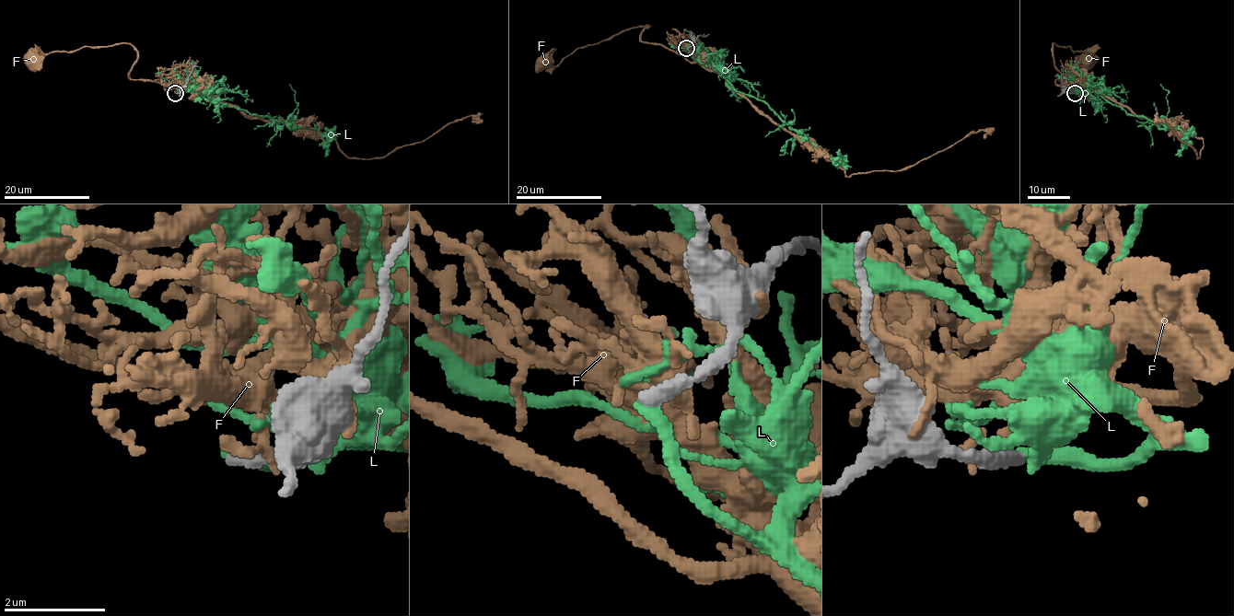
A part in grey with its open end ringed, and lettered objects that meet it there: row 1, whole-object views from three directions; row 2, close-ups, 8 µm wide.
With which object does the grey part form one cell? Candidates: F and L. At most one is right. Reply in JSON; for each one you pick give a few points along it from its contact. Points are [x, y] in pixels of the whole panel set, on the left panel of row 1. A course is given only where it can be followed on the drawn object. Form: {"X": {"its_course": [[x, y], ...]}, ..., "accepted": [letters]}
{"accepted": []}

